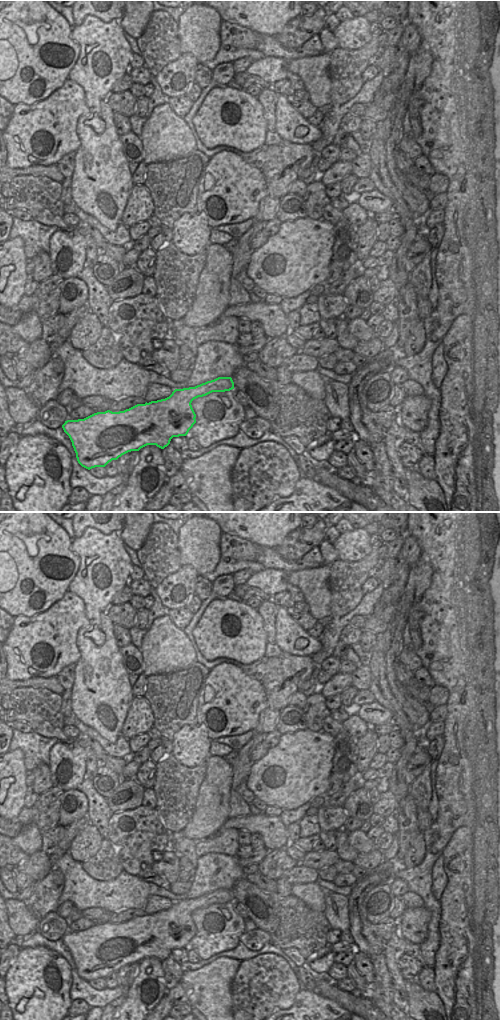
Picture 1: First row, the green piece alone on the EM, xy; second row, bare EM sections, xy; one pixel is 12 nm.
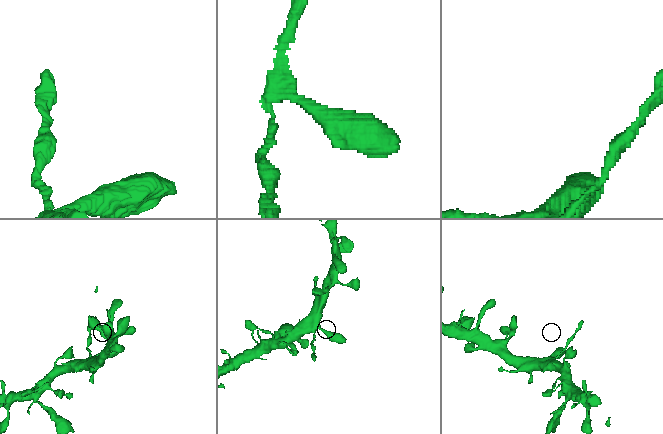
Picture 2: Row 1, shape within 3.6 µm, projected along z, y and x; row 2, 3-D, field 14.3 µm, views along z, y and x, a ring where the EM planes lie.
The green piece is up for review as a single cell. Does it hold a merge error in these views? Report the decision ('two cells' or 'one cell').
two cells

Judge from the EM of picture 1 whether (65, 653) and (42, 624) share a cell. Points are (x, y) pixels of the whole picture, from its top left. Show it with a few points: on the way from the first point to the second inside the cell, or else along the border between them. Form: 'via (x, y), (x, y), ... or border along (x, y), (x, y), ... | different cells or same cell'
via (58, 646), (45, 631) | same cell

